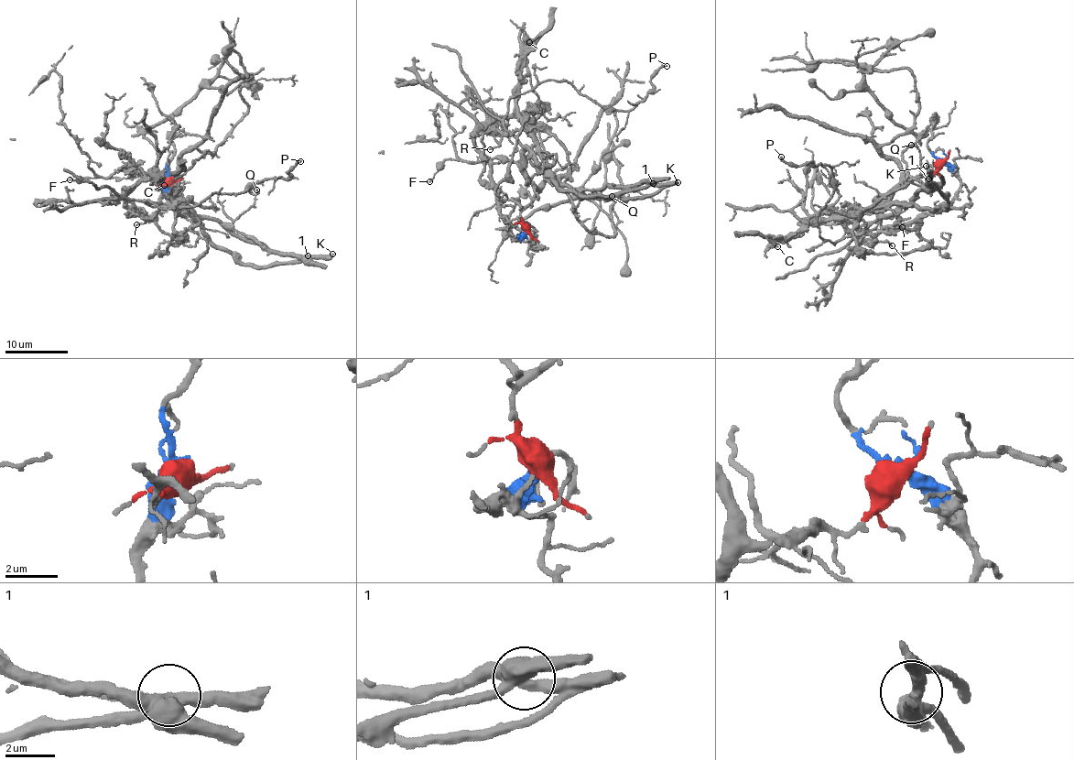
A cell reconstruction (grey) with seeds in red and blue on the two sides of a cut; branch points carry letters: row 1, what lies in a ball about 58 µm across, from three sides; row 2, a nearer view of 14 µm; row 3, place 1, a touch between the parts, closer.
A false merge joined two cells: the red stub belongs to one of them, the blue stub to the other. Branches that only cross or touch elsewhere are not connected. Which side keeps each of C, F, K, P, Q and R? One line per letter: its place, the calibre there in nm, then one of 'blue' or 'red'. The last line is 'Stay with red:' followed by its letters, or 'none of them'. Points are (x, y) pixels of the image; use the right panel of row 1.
C: place (777, 246); calibre 130 nm; blue
F: place (902, 227); calibre 120 nm; red
K: place (926, 166); calibre 400 nm; red
P: place (781, 157); calibre 200 nm; red
Q: place (911, 145); calibre 170 nm; red
R: place (892, 245); calibre 140 nm; blue
Stay with red: F, K, P, Q

